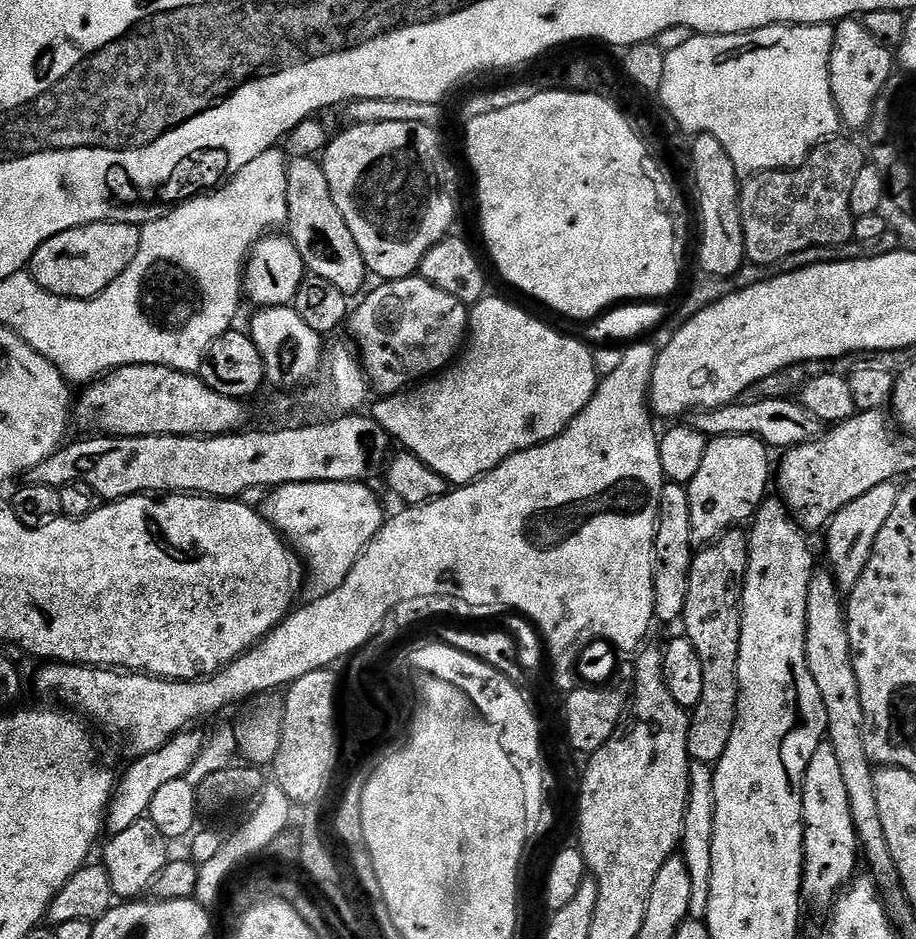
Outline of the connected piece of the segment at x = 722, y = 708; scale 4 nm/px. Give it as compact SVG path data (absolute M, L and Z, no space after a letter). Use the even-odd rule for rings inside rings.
M729 530L719 540L695 553L690 566L683 635L698 650L702 661L702 702L691 709L688 722L688 754L697 764L715 765L730 742L738 706L738 650L742 634L740 603L748 569L748 536Z

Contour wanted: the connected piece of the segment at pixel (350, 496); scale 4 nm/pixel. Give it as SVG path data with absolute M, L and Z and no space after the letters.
M294 482L281 484L267 497L267 520L302 553L309 597L329 596L338 590L357 558L380 533L386 511L368 487L364 482Z

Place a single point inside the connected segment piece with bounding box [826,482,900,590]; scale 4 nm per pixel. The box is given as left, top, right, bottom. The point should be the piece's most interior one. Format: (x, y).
(851, 535)

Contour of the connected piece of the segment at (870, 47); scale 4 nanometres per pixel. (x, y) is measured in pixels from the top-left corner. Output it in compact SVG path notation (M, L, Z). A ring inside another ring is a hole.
M859 19L841 20L835 25L835 30L834 46L830 50L830 90L834 94L841 125L845 129L864 130L872 120L878 94L889 87L894 56Z

